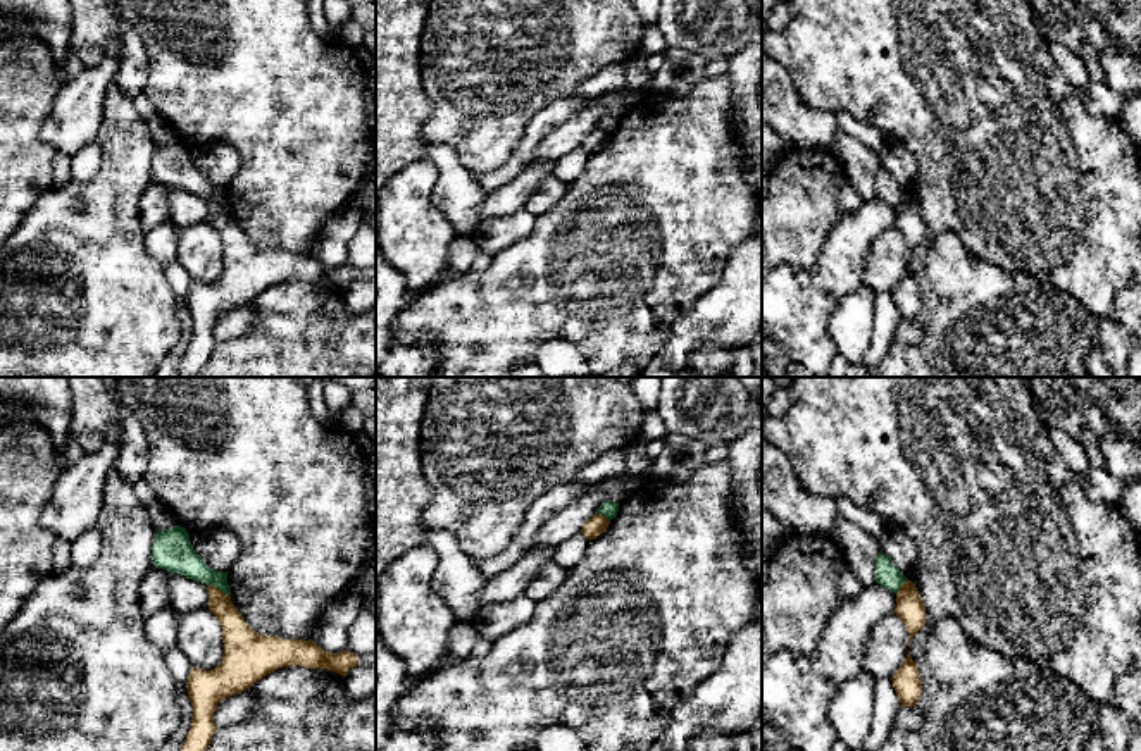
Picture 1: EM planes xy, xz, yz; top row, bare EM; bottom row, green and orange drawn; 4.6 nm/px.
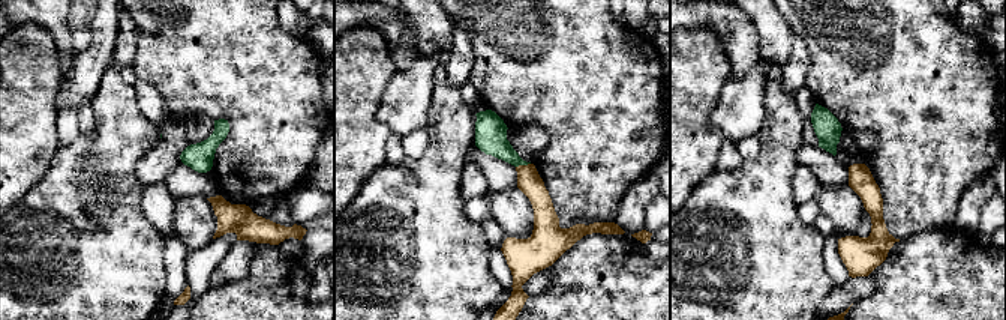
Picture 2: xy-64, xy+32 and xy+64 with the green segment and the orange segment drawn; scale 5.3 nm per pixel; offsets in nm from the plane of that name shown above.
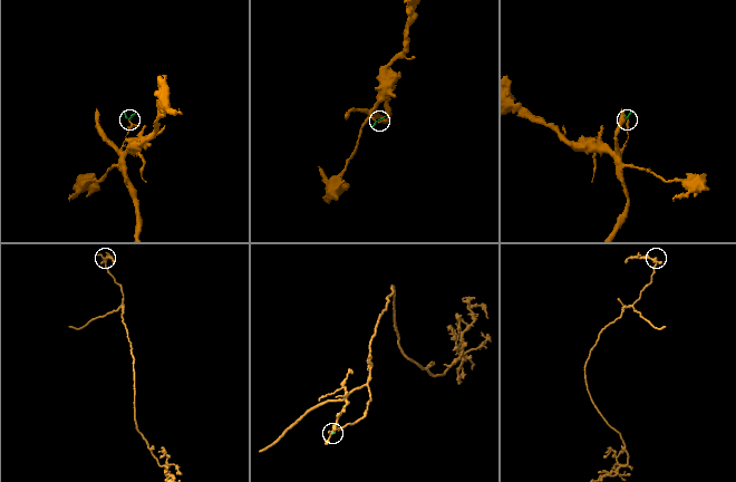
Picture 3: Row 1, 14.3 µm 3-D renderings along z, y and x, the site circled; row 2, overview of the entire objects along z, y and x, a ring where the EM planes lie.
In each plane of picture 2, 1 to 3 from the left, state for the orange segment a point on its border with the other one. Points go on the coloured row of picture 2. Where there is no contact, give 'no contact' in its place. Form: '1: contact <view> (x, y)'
1: no contact
2: contact xy+32 (522, 164)
3: no contact

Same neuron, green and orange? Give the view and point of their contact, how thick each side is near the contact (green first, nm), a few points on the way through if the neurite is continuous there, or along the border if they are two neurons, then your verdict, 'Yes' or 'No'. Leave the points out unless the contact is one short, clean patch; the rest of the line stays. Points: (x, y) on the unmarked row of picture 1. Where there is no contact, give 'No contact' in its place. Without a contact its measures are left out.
Touches green at xy (218, 200). Thickness 160 nm (green) against 140 nm. Boundary: xy (207, 198), (214, 198), (228, 209). No

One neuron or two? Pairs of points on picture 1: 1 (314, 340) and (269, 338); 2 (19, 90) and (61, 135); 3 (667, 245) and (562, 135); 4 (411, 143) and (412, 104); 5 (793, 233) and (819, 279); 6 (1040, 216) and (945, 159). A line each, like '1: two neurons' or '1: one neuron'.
1: one neuron
2: two neurons
3: two neurons
4: one neuron
5: two neurons
6: one neuron

